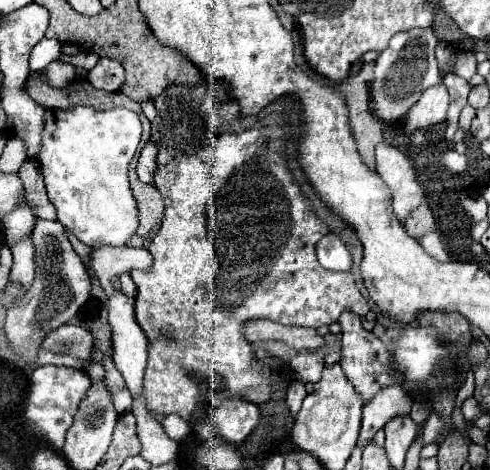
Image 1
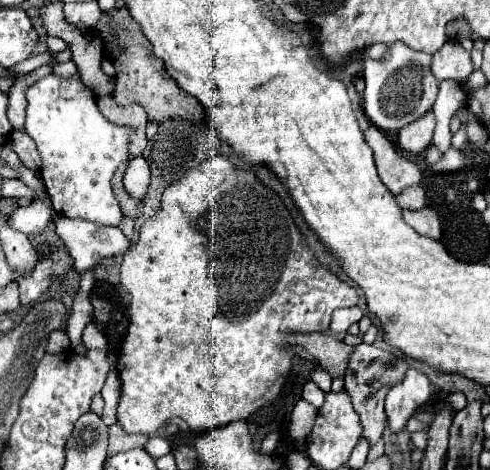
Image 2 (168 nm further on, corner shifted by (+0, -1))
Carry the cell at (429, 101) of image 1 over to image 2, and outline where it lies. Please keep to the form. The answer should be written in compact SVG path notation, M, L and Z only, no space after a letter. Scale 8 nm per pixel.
M429 111L421 119L413 121L407 127L403 127L399 131L399 135L397 135L397 143L399 143L399 147L403 151L421 153L431 145L433 129L435 129L435 115L433 115L433 111Z

